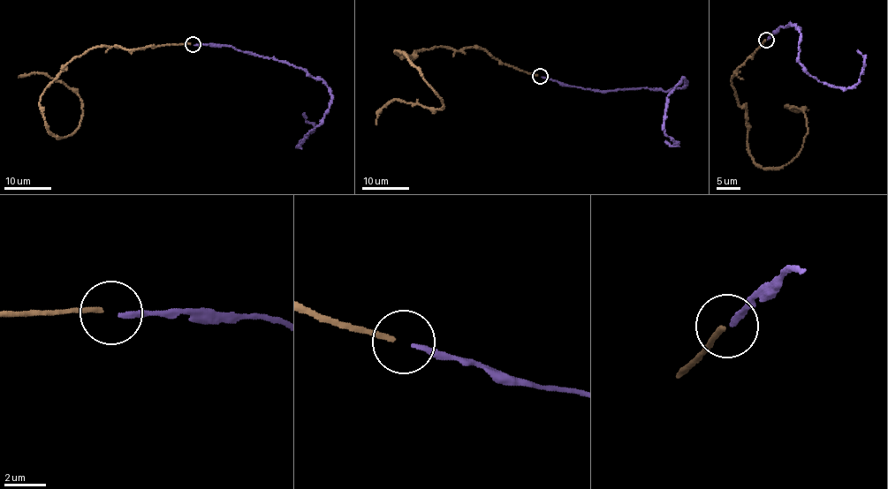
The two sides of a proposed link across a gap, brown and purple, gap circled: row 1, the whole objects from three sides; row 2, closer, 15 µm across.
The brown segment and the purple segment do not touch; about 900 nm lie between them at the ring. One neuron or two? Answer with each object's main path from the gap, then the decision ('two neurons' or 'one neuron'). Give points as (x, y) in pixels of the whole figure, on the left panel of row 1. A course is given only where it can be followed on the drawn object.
brown via (190, 44), (74, 56), (41, 96), (60, 139), (74, 131), (82, 102), (44, 74), (18, 77) | purple via (193, 45), (232, 46), (304, 69), (328, 88), (330, 103), (299, 147), (298, 145), (314, 129), (304, 112) | two neurons

